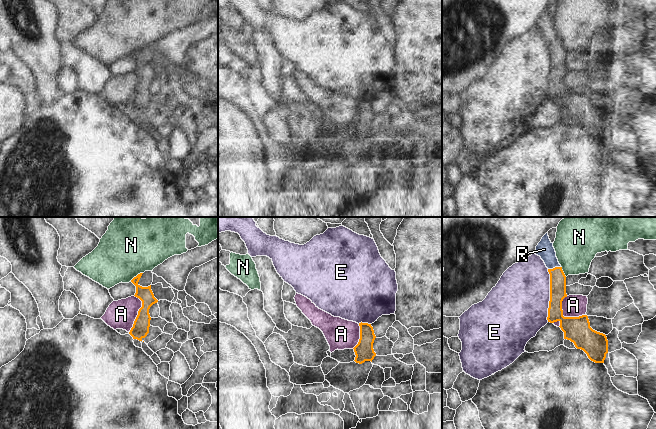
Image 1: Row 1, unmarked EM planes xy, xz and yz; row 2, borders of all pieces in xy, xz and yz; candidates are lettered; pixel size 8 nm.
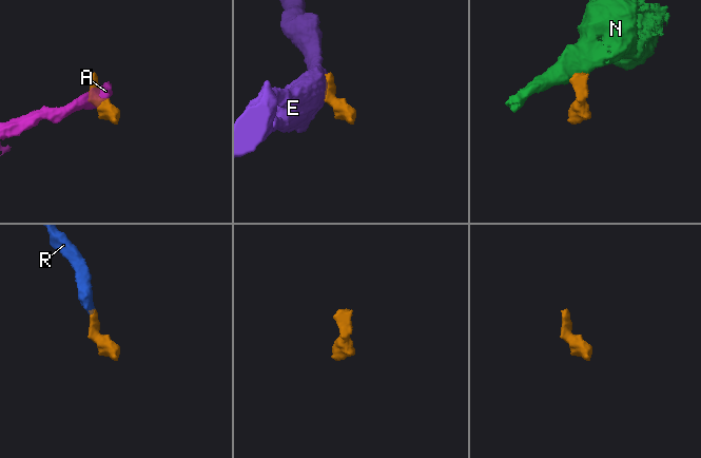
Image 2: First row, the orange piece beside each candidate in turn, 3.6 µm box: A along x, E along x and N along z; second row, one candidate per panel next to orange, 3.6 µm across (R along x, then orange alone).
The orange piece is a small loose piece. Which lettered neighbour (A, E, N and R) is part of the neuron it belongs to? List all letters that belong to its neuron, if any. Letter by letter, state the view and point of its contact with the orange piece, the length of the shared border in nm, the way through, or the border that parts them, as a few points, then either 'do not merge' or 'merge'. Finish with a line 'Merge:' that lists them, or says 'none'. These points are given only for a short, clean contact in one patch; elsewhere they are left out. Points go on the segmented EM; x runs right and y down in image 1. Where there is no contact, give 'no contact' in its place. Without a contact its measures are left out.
A: contact yz (566, 317); length 240 nm; border yz (562, 299), (562, 314), (564, 316), (585, 315); do not merge
E: contact yz (550, 295); length 420 nm; border yz (547, 269), (549, 274), (548, 321); do not merge
N: contact xy (137, 275); length 130 nm; border xy (142, 272), (138, 273), (130, 281); do not merge
R: contact yz (555, 267); length 110 nm; way yz (557, 277), (555, 267), (544, 249); merge
Merge: R

